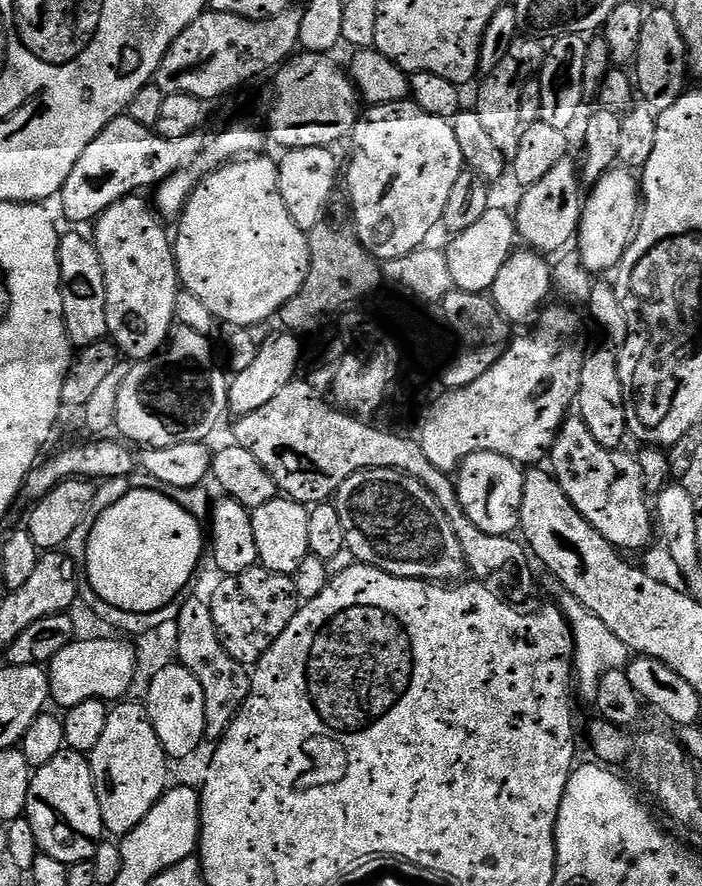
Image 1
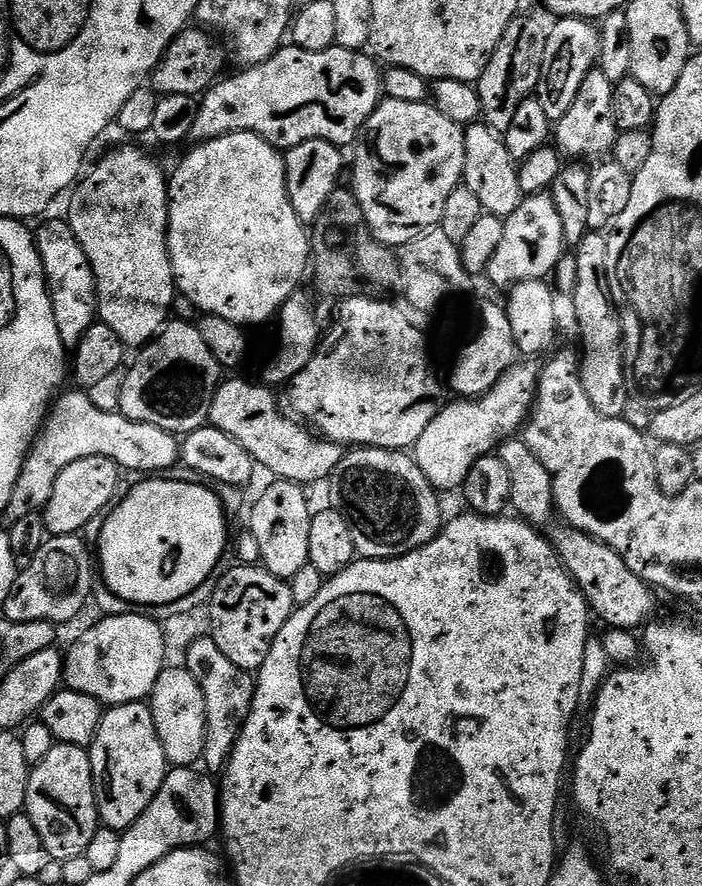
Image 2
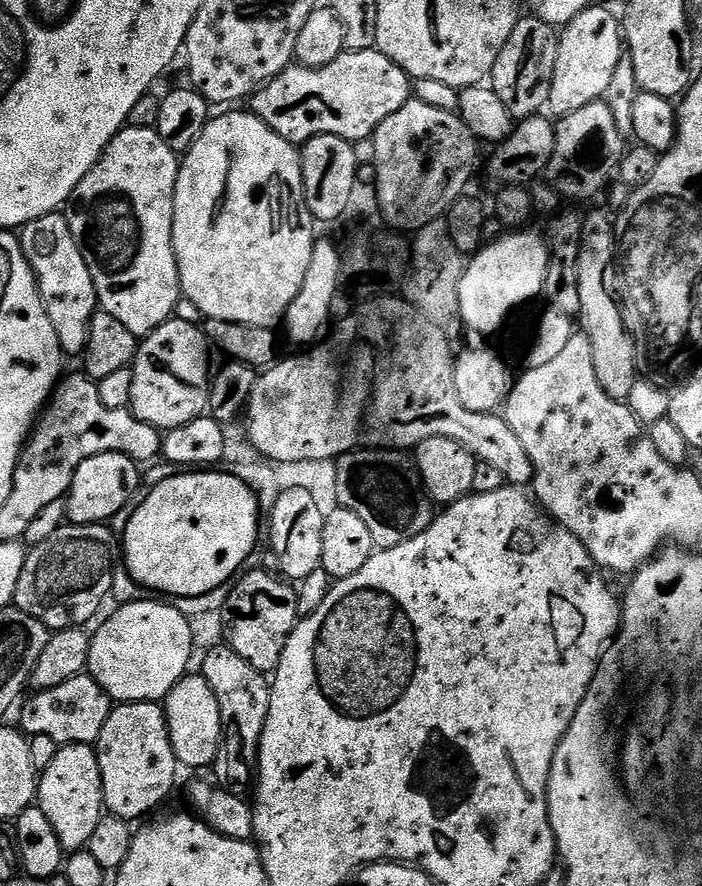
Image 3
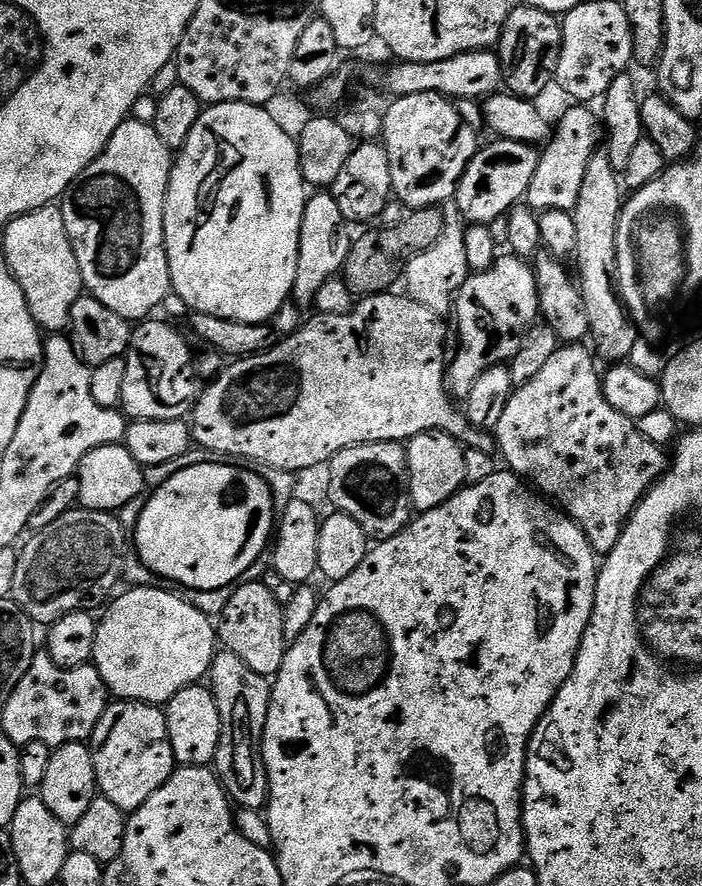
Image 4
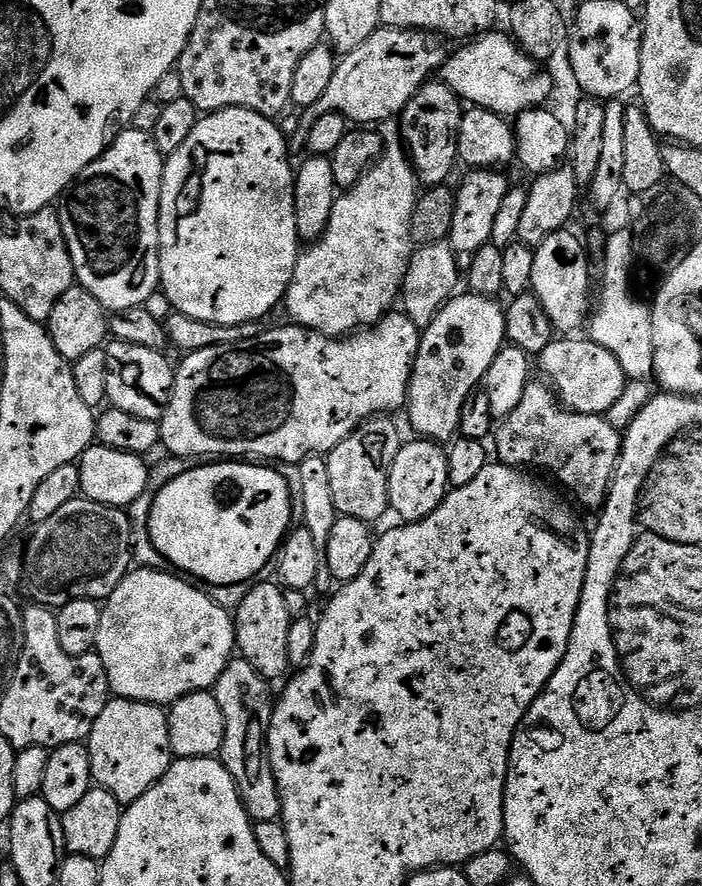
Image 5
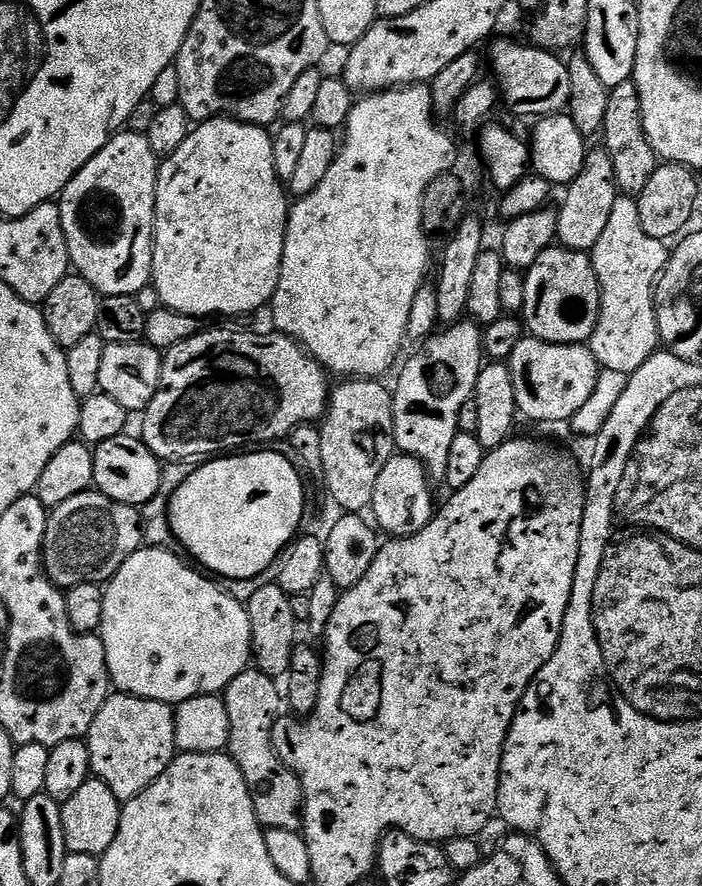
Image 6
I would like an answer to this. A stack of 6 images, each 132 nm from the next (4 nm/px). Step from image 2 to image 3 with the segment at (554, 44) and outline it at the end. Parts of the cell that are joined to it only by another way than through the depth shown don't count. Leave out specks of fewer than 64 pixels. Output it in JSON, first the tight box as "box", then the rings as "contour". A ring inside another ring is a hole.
{"box":[547,8,622,117],"contour":[[[583,8],[568,24],[563,25],[556,45],[554,74],[550,82],[547,107],[556,111],[557,117],[595,103],[603,97],[614,66],[622,55],[622,24],[608,8]]]}

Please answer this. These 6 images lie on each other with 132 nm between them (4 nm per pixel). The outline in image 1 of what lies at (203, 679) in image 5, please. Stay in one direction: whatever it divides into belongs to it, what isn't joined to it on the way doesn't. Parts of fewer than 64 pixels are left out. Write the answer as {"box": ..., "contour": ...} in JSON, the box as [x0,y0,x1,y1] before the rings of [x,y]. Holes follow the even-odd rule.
{"box":[47,640,136,710],"contour":[[[78,640],[67,644],[47,665],[48,690],[53,701],[61,704],[61,709],[67,710],[78,706],[78,702],[87,700],[103,700],[105,702],[116,702],[127,697],[132,690],[132,679],[136,673],[136,650],[131,643],[124,640]]]}

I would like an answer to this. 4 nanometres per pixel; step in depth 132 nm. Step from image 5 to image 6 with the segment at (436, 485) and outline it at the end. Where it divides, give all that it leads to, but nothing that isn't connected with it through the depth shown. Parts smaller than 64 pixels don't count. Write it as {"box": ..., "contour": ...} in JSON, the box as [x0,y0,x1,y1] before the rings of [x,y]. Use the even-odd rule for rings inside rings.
{"box":[370,454,434,538],"contour":[[[393,454],[390,462],[382,466],[378,482],[374,482],[374,498],[370,505],[370,513],[372,512],[371,519],[375,527],[381,533],[389,532],[387,535],[392,538],[413,536],[414,533],[422,531],[434,515],[431,486],[433,487],[422,461],[413,456]]]}

